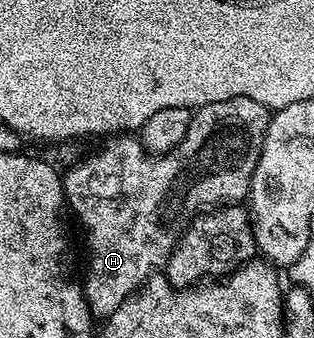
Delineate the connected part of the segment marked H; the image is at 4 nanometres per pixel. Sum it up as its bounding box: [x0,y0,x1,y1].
[63,96,271,320]

